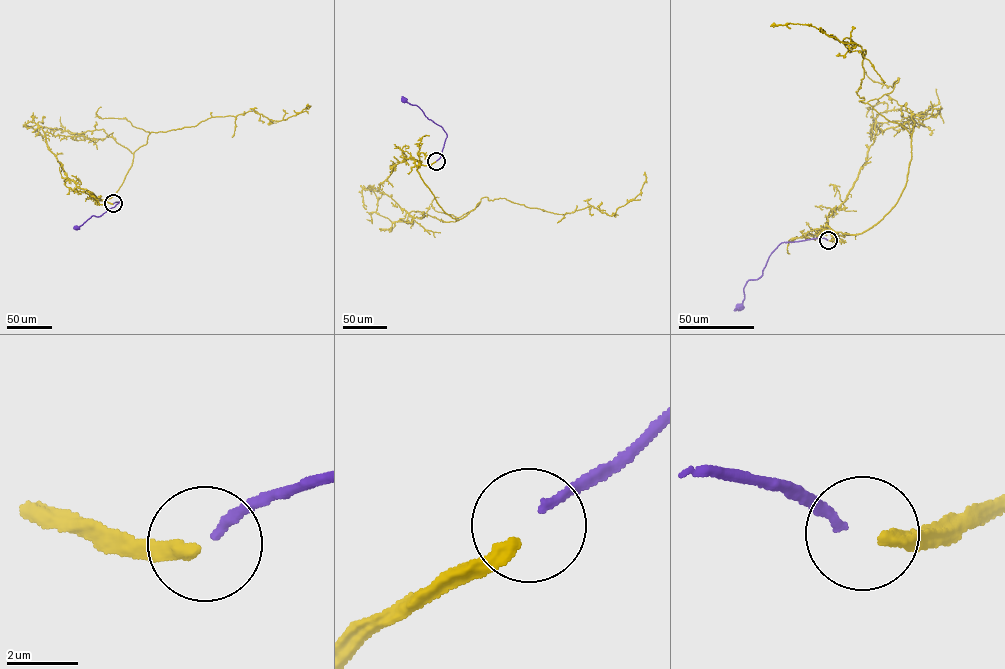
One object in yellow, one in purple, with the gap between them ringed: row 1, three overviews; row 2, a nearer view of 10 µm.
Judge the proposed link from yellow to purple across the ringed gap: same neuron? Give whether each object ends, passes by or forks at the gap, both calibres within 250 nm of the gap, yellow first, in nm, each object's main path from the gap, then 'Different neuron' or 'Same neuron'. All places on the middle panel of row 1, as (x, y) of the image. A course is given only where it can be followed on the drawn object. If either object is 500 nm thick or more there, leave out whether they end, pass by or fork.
At the ring yellow ends. At the ring purple ends. Thickness 380 nm (yellow) against 240 nm. Course of yellow: (436, 161), (417, 171), (457, 220), (487, 197), (558, 214), (591, 205), (612, 215), (640, 192), (644, 174). Course of purple: (436, 160), (446, 133), (416, 105), (404, 100). Different neuron

